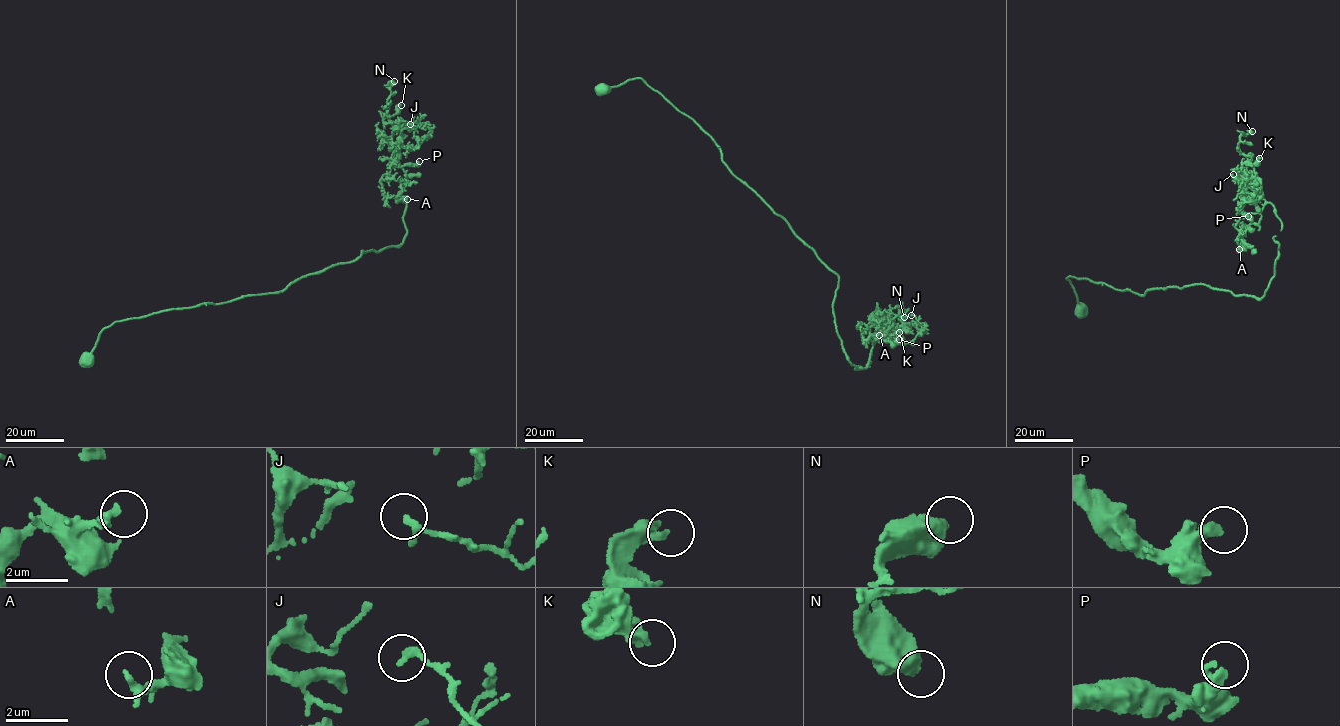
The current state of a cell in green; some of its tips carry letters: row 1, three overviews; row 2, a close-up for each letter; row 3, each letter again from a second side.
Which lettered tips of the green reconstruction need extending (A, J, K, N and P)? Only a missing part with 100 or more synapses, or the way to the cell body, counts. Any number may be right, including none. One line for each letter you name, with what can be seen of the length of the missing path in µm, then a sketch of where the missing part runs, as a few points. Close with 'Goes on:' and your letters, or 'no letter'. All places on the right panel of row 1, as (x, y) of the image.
Goes on: no letter

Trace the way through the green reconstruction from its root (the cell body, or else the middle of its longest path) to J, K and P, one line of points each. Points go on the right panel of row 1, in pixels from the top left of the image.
J: (1079, 311), (1070, 276), (1261, 298), (1281, 223), (1233, 174)
K: (1079, 311), (1070, 276), (1142, 296), (1201, 284), (1261, 298), (1282, 225), (1246, 164), (1259, 158)
P: (1079, 311), (1070, 276), (1142, 296), (1201, 284), (1261, 298), (1282, 225), (1269, 202), (1248, 216)

